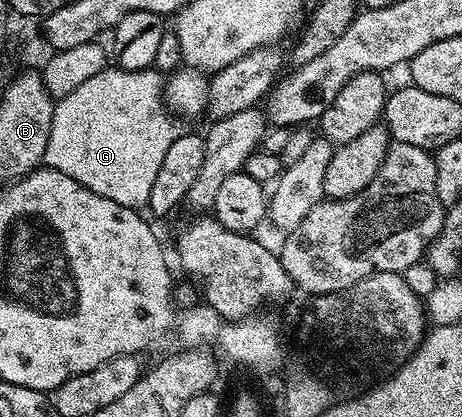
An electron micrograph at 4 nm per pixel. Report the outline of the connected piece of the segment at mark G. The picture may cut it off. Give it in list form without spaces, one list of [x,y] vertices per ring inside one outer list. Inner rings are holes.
[[[117,67],[102,69],[92,79],[87,79],[72,91],[72,95],[57,98],[52,115],[52,131],[48,131],[48,147],[42,160],[45,168],[60,171],[68,179],[76,179],[88,191],[112,199],[129,209],[141,210],[148,206],[148,195],[152,195],[152,183],[167,153],[168,147],[184,131],[179,118],[171,113],[164,96],[164,77],[151,67],[144,71],[124,71]]]

